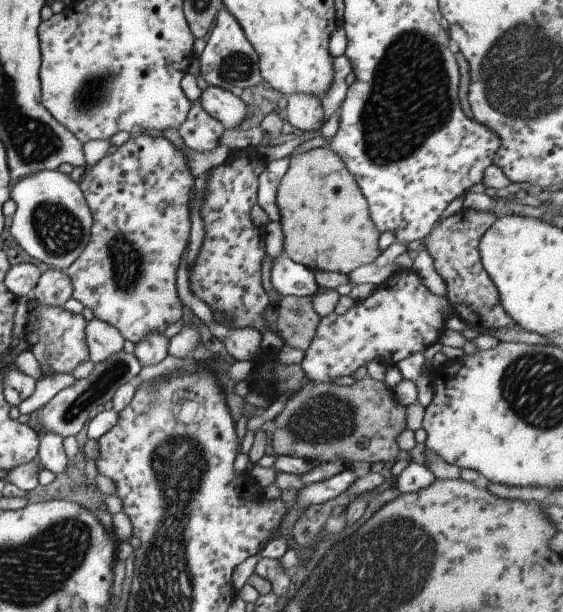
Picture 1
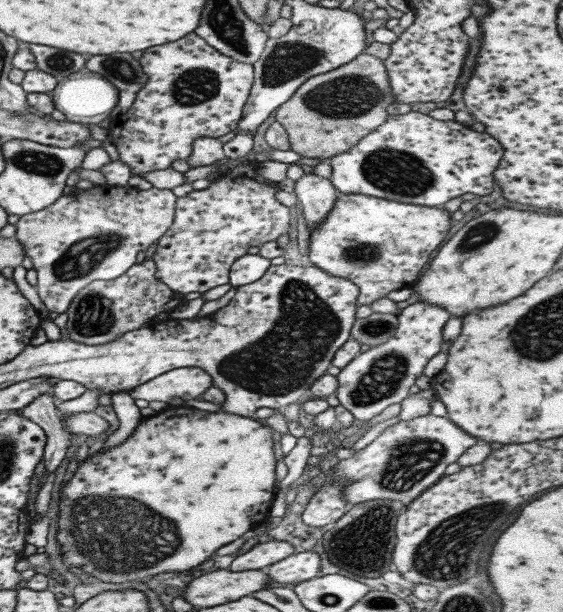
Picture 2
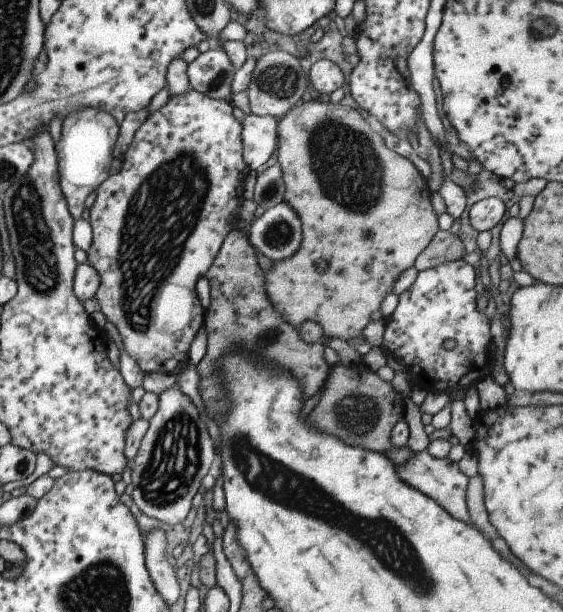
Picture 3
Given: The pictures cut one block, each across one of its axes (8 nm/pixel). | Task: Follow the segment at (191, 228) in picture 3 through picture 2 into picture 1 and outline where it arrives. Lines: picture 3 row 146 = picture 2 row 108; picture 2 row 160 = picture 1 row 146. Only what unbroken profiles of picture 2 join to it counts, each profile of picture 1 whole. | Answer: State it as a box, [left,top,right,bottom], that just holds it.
[63,134,194,344]

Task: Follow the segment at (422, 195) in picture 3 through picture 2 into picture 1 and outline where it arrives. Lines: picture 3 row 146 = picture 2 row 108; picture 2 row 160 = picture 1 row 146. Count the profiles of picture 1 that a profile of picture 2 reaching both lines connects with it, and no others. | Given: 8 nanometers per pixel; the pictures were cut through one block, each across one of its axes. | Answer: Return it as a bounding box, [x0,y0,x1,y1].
[275,146,381,273]

